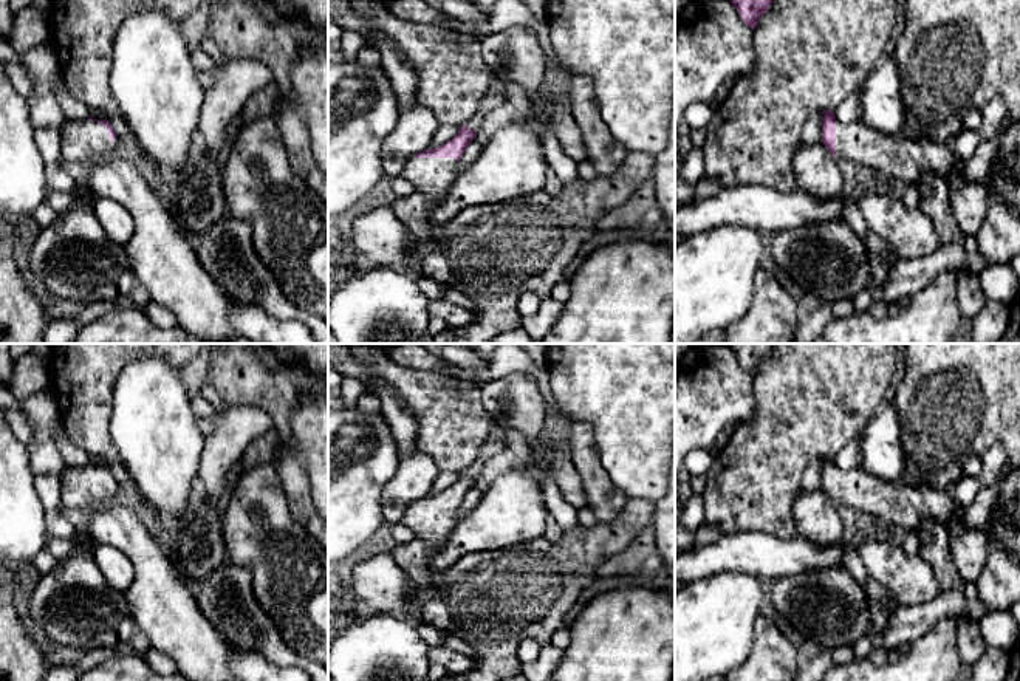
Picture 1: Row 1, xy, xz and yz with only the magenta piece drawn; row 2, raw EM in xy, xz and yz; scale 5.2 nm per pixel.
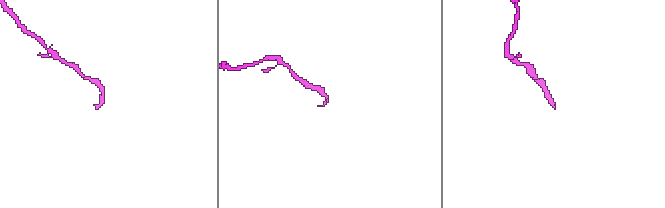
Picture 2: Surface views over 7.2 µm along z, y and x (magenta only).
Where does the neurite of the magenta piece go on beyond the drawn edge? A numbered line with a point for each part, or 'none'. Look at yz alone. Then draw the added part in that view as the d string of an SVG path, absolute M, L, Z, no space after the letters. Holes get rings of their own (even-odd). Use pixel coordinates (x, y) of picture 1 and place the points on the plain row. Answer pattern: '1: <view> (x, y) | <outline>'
1: yz (903, 505) | M861 466L836 469L836 506L848 506L884 523L916 531L926 520L947 526L964 508L952 492L918 488L904 481L888 483Z

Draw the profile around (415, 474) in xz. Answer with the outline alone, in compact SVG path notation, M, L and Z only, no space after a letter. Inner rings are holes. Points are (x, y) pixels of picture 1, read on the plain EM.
M416 450L412 455L399 455L398 467L382 489L382 503L398 501L409 506L430 495L440 472L435 460L424 452Z

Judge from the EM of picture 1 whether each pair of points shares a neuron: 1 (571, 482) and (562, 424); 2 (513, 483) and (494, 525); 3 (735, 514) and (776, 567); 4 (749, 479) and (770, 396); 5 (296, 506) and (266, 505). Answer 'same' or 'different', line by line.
1: same
2: same
3: different
4: same
5: different

